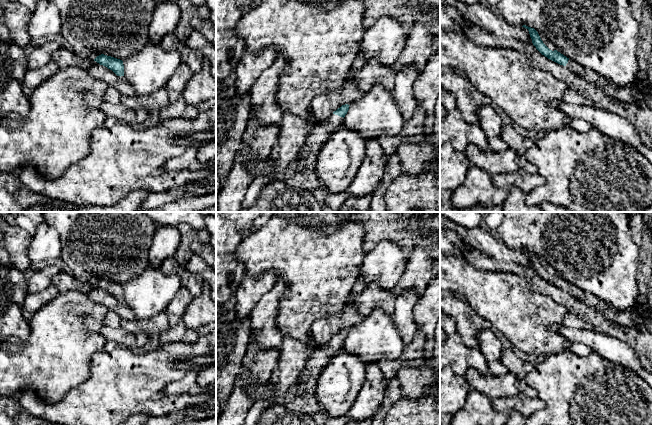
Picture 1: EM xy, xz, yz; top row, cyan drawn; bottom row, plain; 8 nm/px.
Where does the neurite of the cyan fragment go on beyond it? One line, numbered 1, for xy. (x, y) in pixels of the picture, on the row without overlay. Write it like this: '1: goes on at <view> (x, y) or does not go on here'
1: does not go on here

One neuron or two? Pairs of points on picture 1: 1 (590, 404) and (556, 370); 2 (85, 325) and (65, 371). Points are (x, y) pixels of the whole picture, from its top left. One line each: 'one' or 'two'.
1: one
2: one

